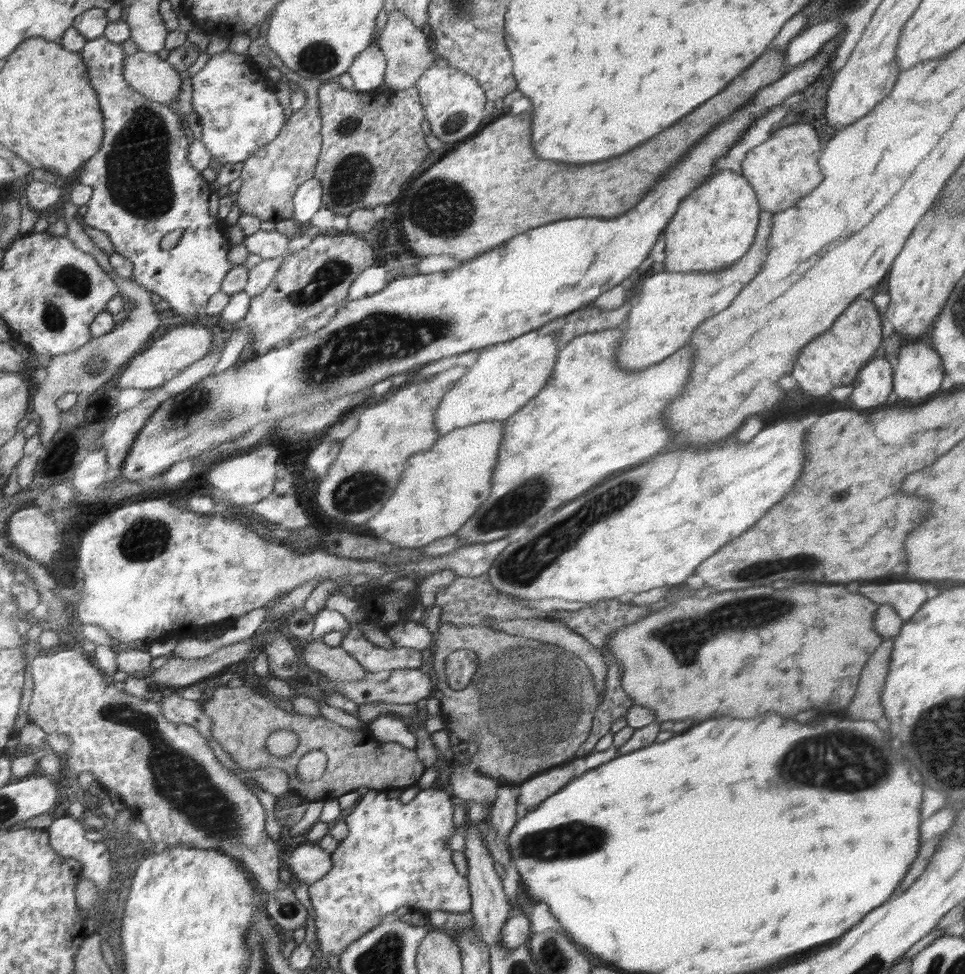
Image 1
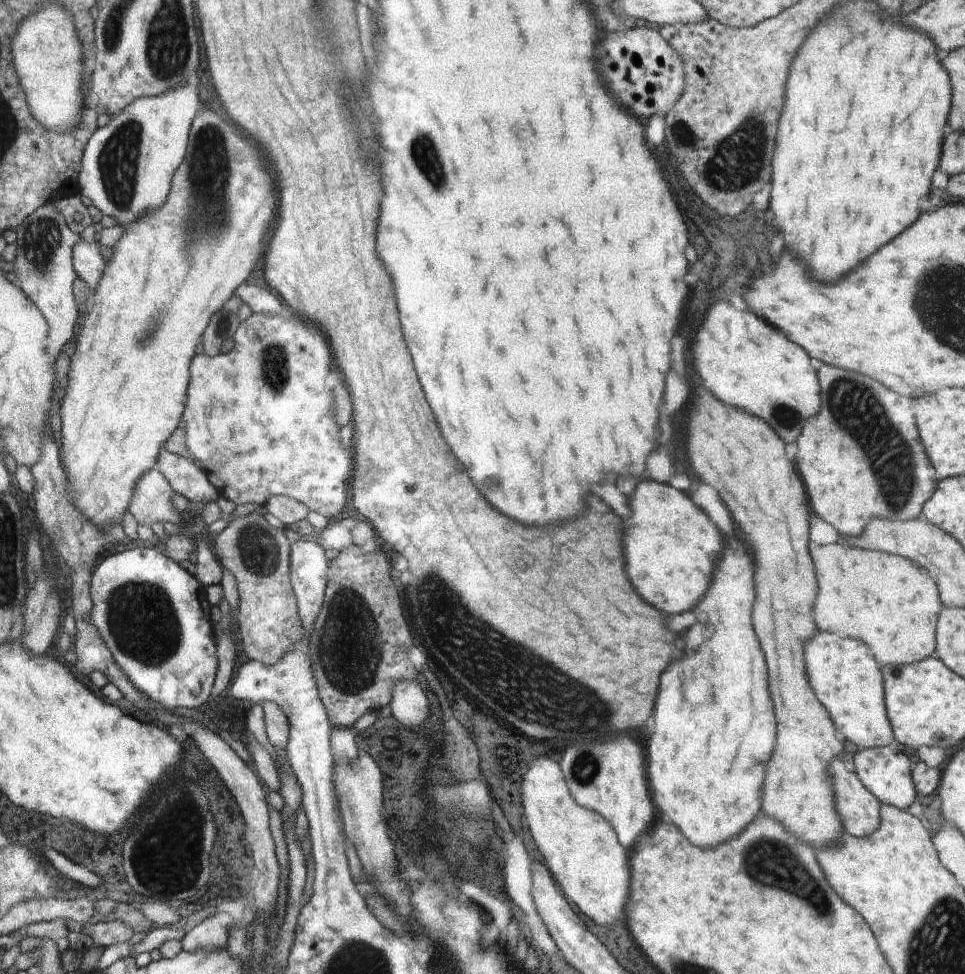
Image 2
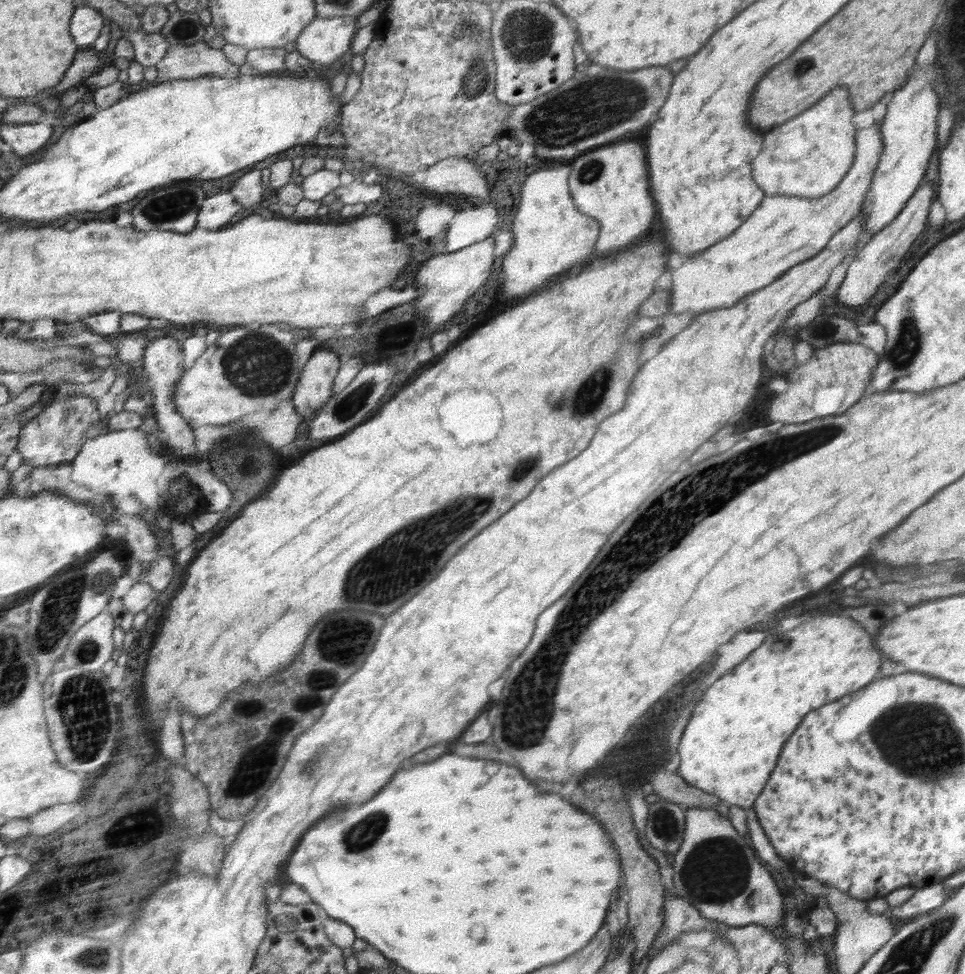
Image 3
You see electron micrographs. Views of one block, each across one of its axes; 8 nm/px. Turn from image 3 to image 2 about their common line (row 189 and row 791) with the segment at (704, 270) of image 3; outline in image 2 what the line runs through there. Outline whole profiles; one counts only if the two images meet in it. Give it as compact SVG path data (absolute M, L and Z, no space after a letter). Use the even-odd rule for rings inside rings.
M840 758L831 760L830 773L844 833L864 838L876 832L882 822L882 802Z

